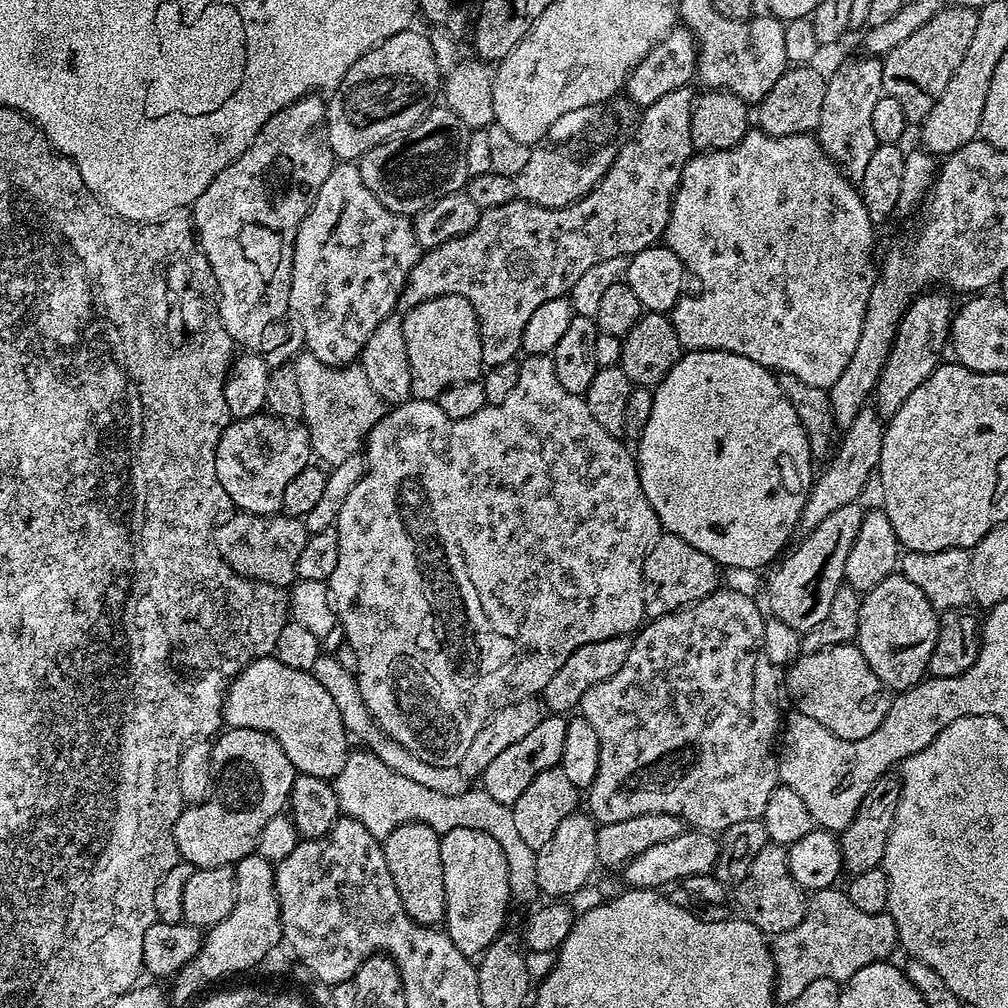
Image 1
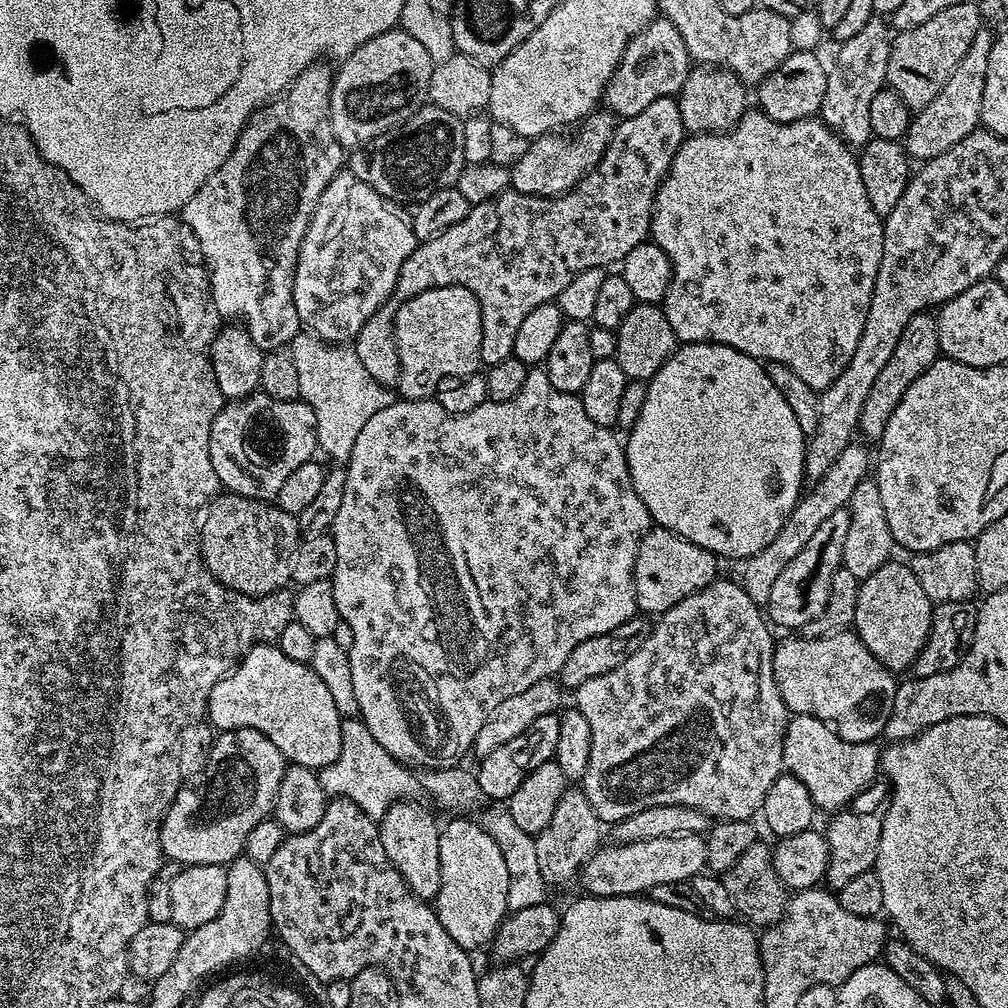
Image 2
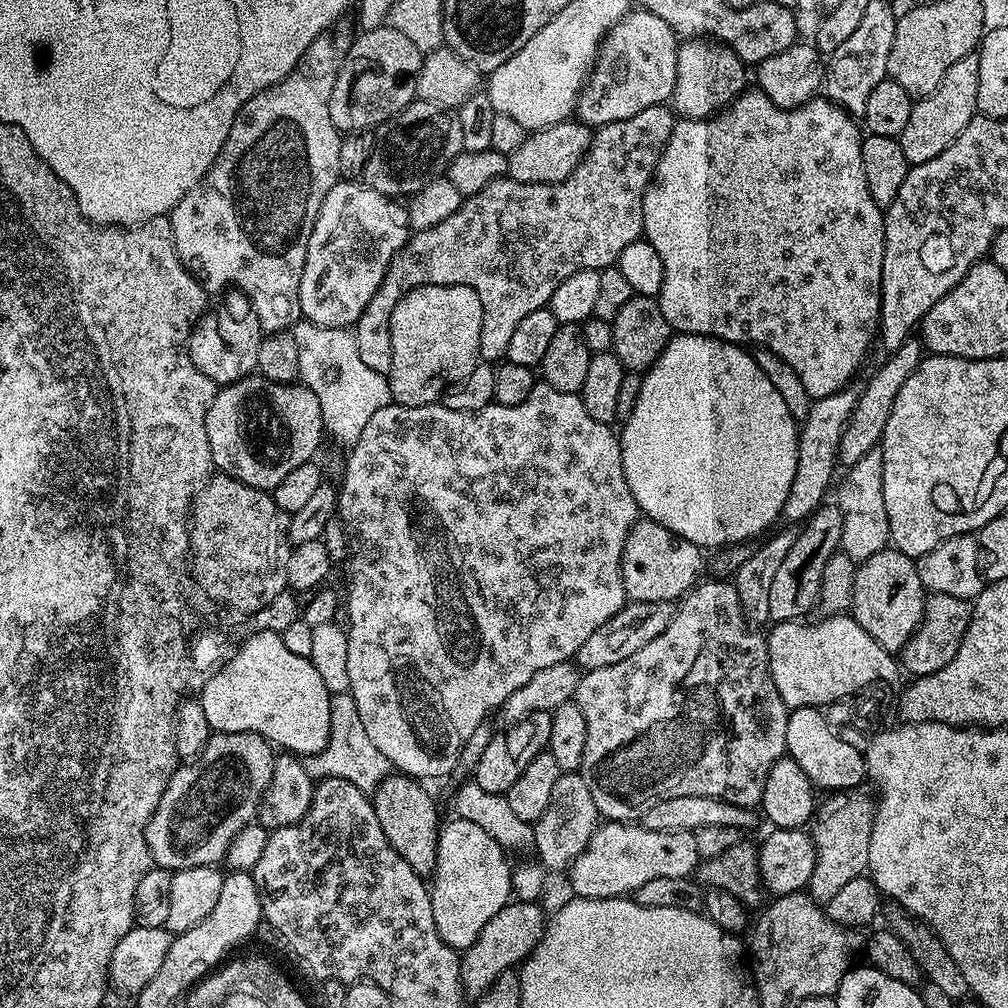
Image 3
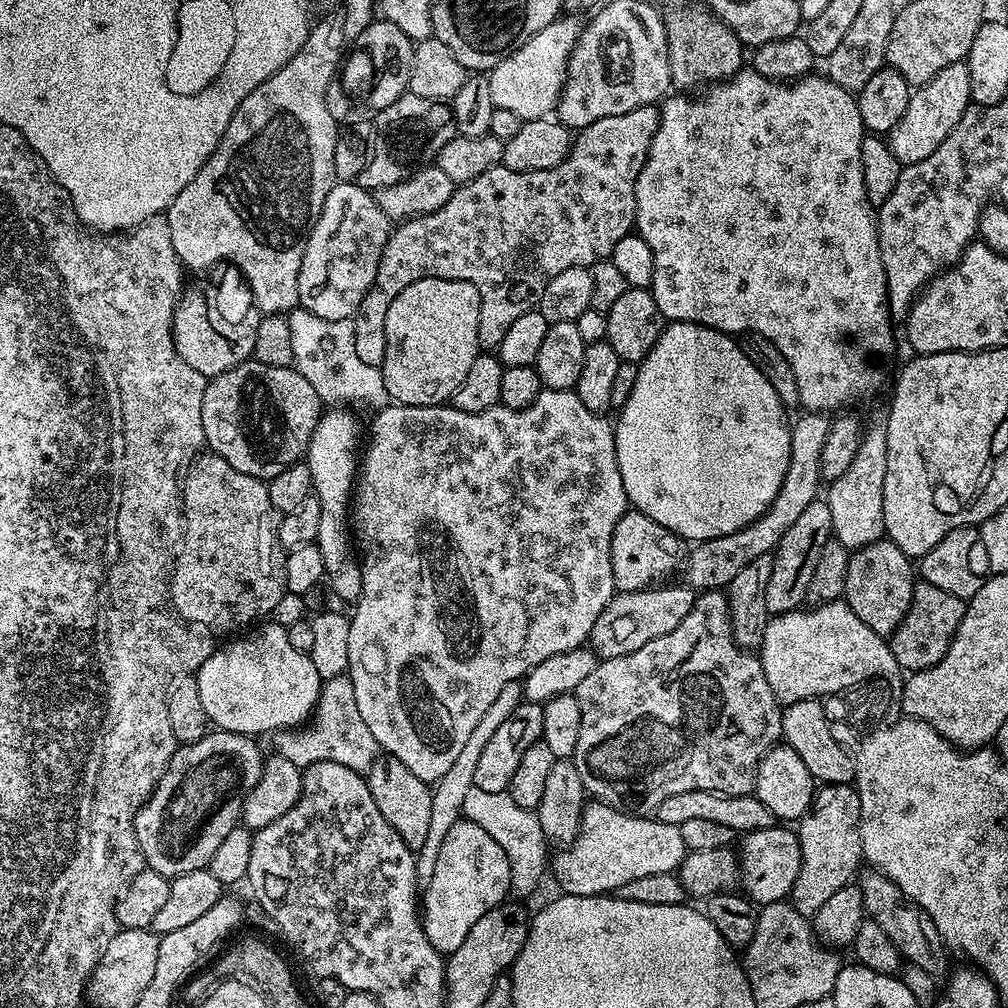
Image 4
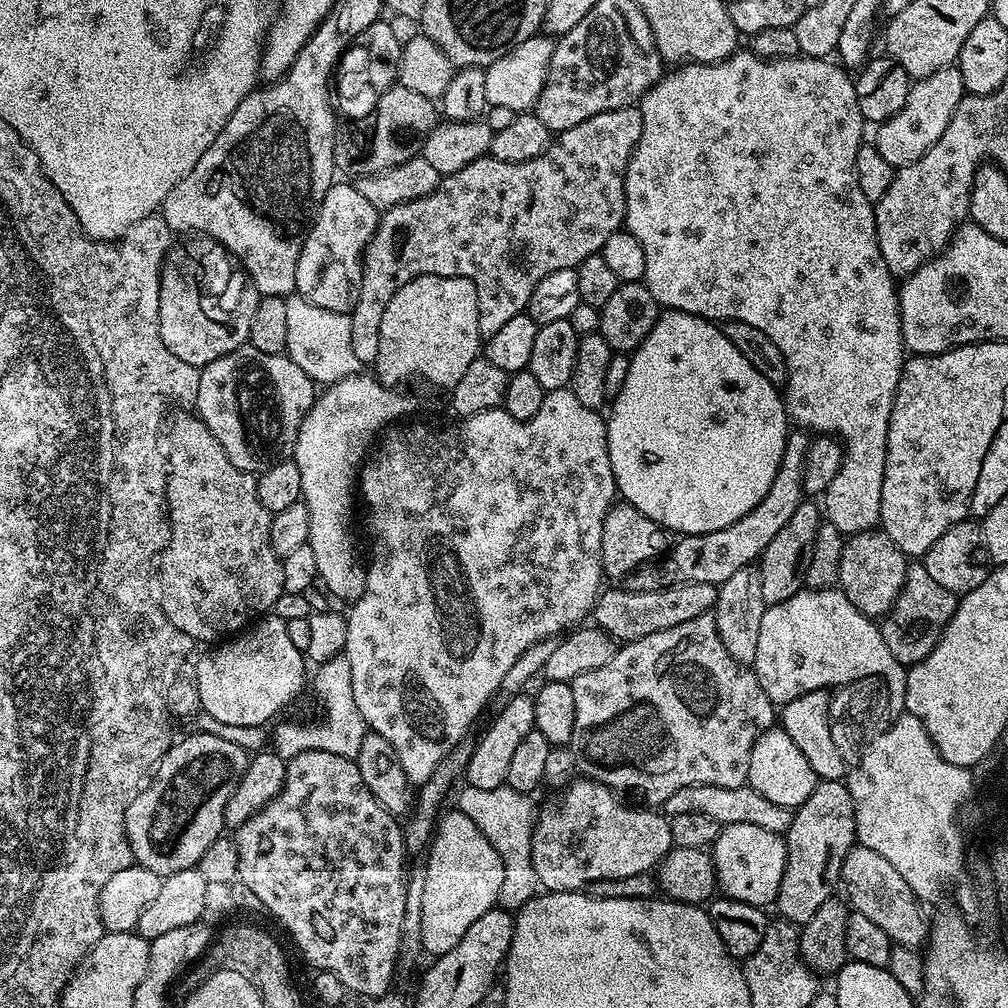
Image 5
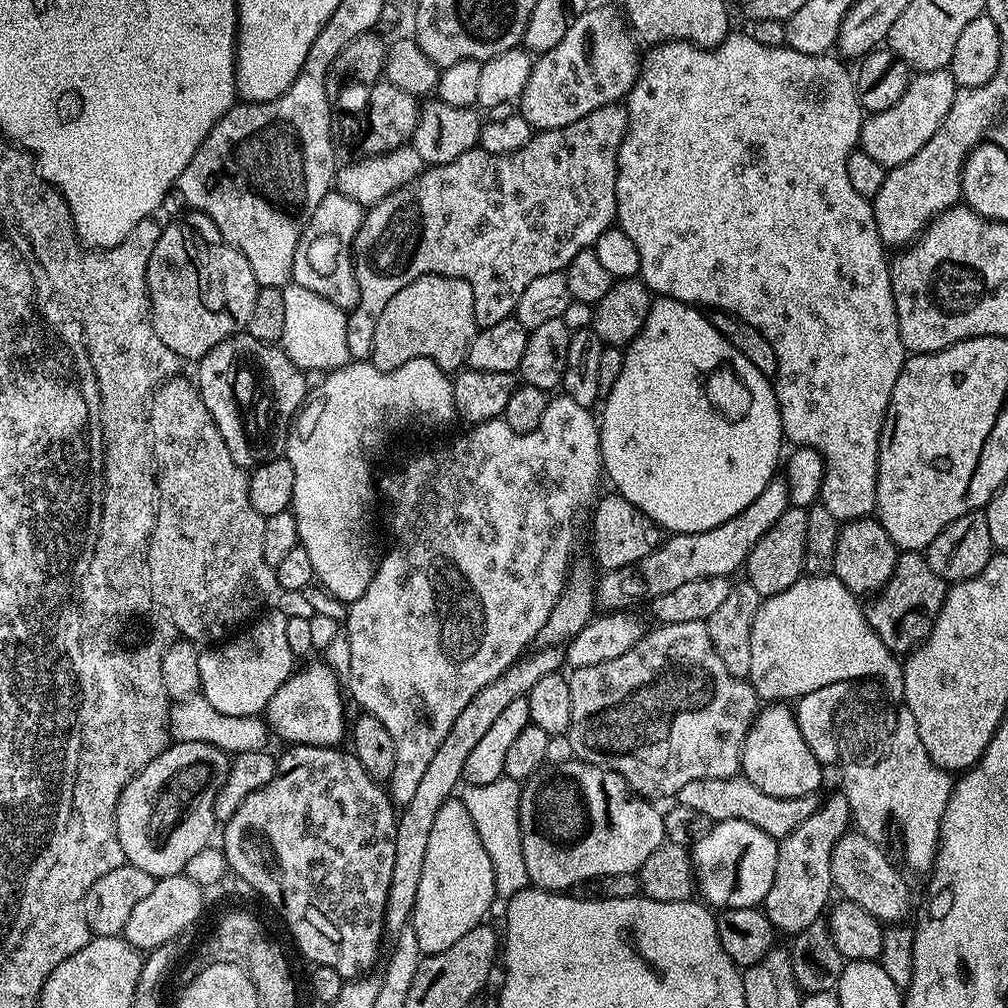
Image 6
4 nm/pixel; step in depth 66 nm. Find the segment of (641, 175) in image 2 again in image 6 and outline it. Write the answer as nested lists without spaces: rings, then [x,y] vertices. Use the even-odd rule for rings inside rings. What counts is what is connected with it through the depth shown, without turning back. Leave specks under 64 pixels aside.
[[[620,102],[607,104],[586,114],[586,118],[578,118],[578,122],[570,122],[570,126],[565,128],[546,128],[537,131],[529,144],[522,146],[522,150],[511,152],[509,156],[490,154],[477,146],[466,154],[458,154],[458,158],[454,158],[454,162],[425,167],[418,178],[414,178],[406,186],[394,190],[389,196],[379,200],[377,204],[371,205],[365,211],[362,226],[352,243],[354,271],[358,282],[358,302],[348,312],[346,322],[346,346],[350,346],[351,359],[356,362],[364,362],[371,357],[374,350],[374,329],[378,326],[378,317],[382,314],[382,310],[386,310],[386,302],[390,302],[390,298],[394,298],[394,294],[398,294],[398,290],[402,290],[402,286],[410,286],[410,282],[423,276],[453,276],[470,282],[476,299],[477,329],[489,328],[494,326],[494,322],[509,319],[515,313],[518,298],[522,298],[522,290],[526,290],[526,286],[530,286],[530,282],[534,282],[534,278],[542,278],[542,274],[551,272],[563,272],[574,258],[574,254],[595,246],[600,235],[607,228],[613,227],[616,219],[618,150],[622,146],[622,138],[627,129],[627,107]]]

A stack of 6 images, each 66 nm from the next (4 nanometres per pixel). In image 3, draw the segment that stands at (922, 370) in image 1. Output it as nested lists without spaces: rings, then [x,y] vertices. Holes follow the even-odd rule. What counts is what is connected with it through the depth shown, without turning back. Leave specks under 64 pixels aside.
[[[910,338],[898,346],[898,350],[887,353],[884,365],[873,374],[868,380],[868,385],[860,388],[860,397],[842,430],[842,442],[838,460],[845,469],[852,468],[862,454],[870,454],[884,437],[886,422],[890,422],[890,410],[894,410],[894,398],[898,398],[898,390],[906,383],[906,378],[914,374],[914,370],[924,359],[926,349],[919,339]]]

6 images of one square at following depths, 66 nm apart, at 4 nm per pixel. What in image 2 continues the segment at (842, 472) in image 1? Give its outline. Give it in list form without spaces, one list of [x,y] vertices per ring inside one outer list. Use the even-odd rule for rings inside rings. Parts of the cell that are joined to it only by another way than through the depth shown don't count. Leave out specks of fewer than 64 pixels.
[[[859,443],[848,444],[846,450],[842,450],[842,454],[834,458],[830,470],[826,470],[821,480],[811,485],[812,490],[801,495],[800,501],[796,503],[794,510],[786,518],[782,530],[778,532],[778,538],[774,538],[774,542],[770,542],[770,546],[766,546],[758,554],[743,561],[744,573],[738,576],[738,580],[743,584],[746,594],[750,594],[750,598],[756,604],[767,605],[770,589],[774,586],[774,578],[778,578],[778,574],[786,570],[786,565],[792,561],[794,554],[802,551],[802,546],[810,542],[810,537],[818,531],[818,526],[822,526],[822,522],[826,522],[826,518],[830,518],[834,510],[848,507],[850,494],[854,494],[854,490],[858,490],[860,483],[869,475],[870,452],[863,448],[865,447],[863,443],[860,443],[861,445]]]

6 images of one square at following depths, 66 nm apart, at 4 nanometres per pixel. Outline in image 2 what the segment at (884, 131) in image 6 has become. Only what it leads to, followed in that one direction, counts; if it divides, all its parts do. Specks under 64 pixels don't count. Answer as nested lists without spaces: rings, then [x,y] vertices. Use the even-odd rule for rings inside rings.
[[[981,26],[978,34],[974,34],[974,42],[970,42],[966,58],[958,62],[954,74],[950,74],[938,98],[934,98],[934,102],[930,102],[913,115],[908,134],[902,141],[913,161],[923,162],[938,158],[938,154],[946,154],[950,146],[962,142],[962,138],[966,138],[966,134],[973,132],[980,124],[982,90],[986,87],[986,60],[990,58],[993,39],[993,33],[988,33],[988,28]]]

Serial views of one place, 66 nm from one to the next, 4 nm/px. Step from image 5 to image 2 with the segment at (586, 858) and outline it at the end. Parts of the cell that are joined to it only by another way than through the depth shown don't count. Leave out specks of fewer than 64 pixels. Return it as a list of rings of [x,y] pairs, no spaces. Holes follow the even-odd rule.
[[[663,836],[623,846],[601,846],[591,856],[578,877],[590,896],[639,896],[662,882],[691,881],[706,868],[706,839],[699,836]]]

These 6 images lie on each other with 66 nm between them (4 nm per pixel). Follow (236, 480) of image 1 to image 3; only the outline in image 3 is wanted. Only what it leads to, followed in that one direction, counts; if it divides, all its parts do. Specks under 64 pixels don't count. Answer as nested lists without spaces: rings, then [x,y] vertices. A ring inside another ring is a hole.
[[[259,374],[247,376],[233,384],[225,384],[219,389],[210,402],[210,410],[206,414],[206,438],[210,442],[212,463],[223,475],[232,476],[238,482],[246,482],[246,486],[254,486],[271,490],[294,470],[294,466],[302,466],[313,459],[312,456],[320,448],[320,439],[325,439],[322,406],[318,406],[318,398],[303,383],[293,382],[277,384],[265,380]],[[274,427],[280,436],[264,436],[268,428]]]

